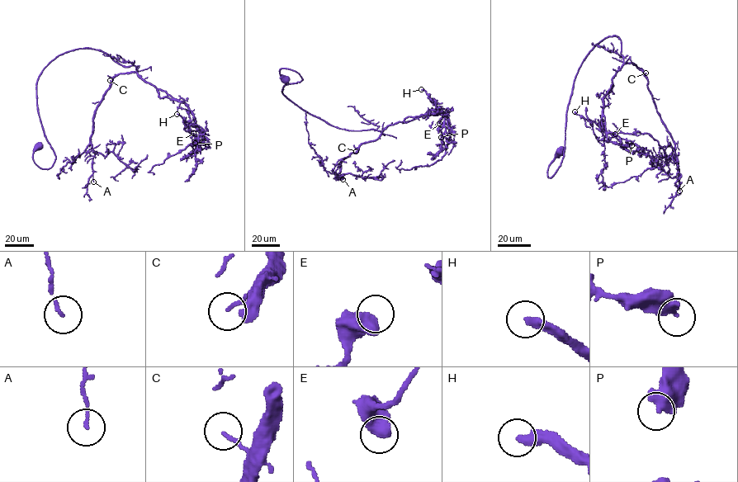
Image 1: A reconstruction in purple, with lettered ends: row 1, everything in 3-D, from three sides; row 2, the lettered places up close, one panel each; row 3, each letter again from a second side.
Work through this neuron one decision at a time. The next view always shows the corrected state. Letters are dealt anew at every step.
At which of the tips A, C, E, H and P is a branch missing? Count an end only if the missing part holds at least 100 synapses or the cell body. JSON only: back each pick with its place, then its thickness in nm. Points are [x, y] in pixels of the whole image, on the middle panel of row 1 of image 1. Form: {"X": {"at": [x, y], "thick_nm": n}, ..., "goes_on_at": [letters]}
{"H": {"at": [421, 89], "thick_nm": 340}, "goes_on_at": ["H"]}

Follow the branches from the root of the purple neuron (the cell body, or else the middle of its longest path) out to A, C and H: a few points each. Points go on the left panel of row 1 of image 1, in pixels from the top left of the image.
A: (39, 146), (34, 162), (49, 169), (36, 82), (52, 61), (90, 48), (134, 65), (96, 111), (93, 181)
C: (39, 146), (34, 162), (49, 169), (56, 156), (36, 82), (49, 63), (90, 48), (135, 66), (110, 80)
H: (39, 146), (34, 162), (49, 169), (36, 82), (73, 49), (134, 65), (195, 126), (177, 114)

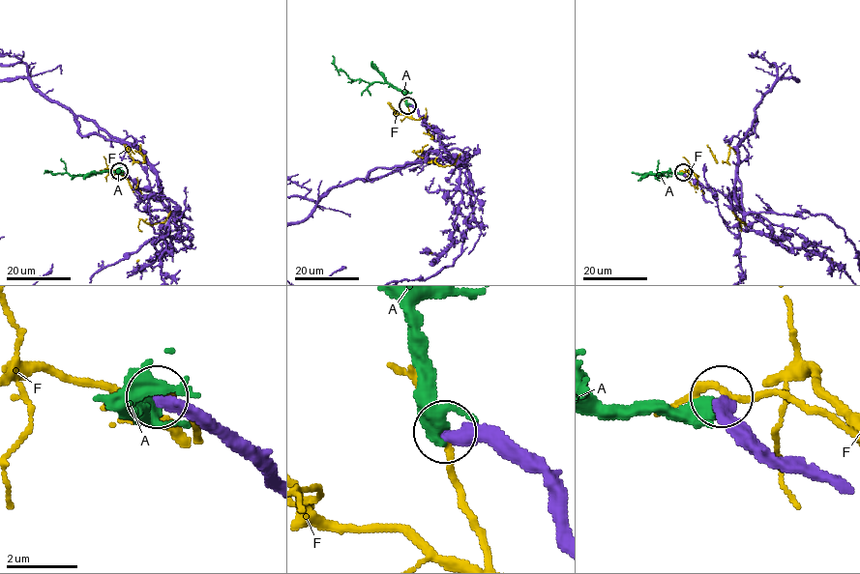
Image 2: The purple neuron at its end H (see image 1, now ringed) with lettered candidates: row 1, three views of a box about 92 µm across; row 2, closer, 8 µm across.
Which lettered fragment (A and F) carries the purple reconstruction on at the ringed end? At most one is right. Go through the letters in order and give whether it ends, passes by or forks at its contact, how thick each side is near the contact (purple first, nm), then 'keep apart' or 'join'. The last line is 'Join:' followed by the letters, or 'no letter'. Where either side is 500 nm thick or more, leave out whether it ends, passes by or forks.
A: it passes by | 400/400 nm | keep apart
F: it passes by | 400/170 nm | keep apart
Join: no letter

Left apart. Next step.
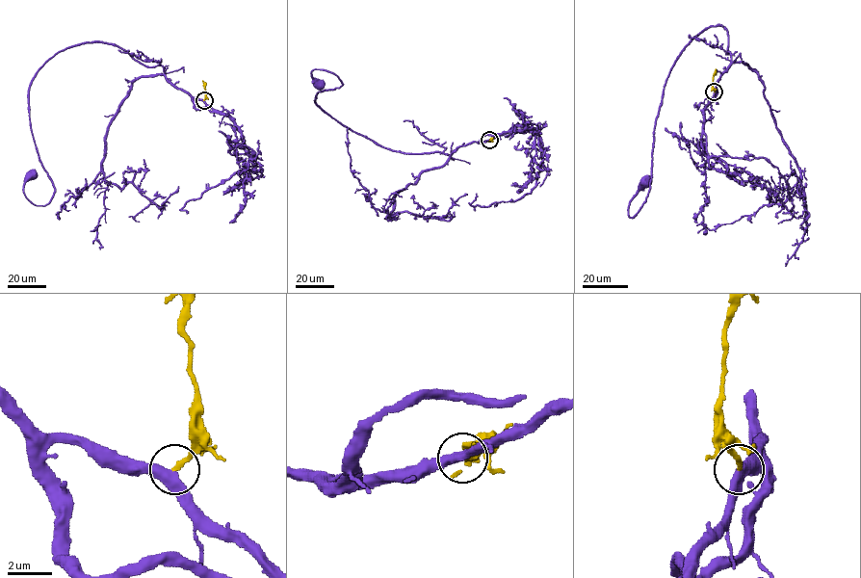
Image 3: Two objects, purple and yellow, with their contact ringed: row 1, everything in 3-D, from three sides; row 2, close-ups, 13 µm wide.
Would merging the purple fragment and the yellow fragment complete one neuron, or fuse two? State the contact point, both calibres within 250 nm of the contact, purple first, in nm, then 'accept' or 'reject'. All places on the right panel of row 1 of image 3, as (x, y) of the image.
(714, 91) | 440/200 nm | accept

